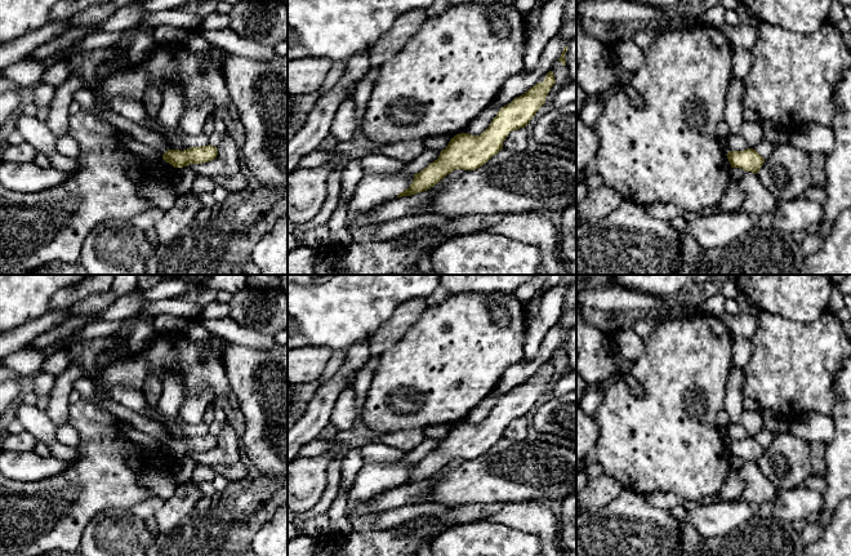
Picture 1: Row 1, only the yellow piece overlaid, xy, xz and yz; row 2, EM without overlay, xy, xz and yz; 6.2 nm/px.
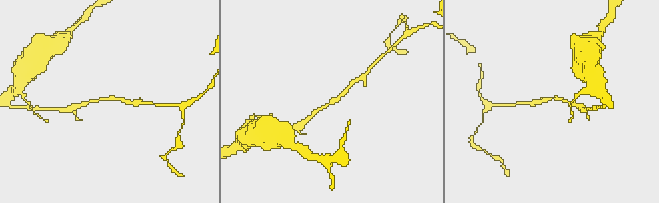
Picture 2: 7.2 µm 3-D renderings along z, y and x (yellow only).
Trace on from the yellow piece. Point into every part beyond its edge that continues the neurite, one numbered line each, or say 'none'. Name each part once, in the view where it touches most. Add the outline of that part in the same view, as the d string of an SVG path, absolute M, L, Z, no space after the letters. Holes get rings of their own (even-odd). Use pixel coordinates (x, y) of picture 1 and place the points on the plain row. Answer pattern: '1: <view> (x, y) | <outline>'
none

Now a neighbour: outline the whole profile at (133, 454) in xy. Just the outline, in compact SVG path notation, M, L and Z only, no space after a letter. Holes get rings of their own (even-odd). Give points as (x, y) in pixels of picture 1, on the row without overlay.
M137 446L130 448L126 453L125 453L128 464L133 468L138 468L139 467L139 457L141 457L141 449Z

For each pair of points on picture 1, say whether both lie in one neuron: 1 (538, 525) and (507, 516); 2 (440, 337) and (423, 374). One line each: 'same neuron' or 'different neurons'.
1: same neuron
2: same neuron

